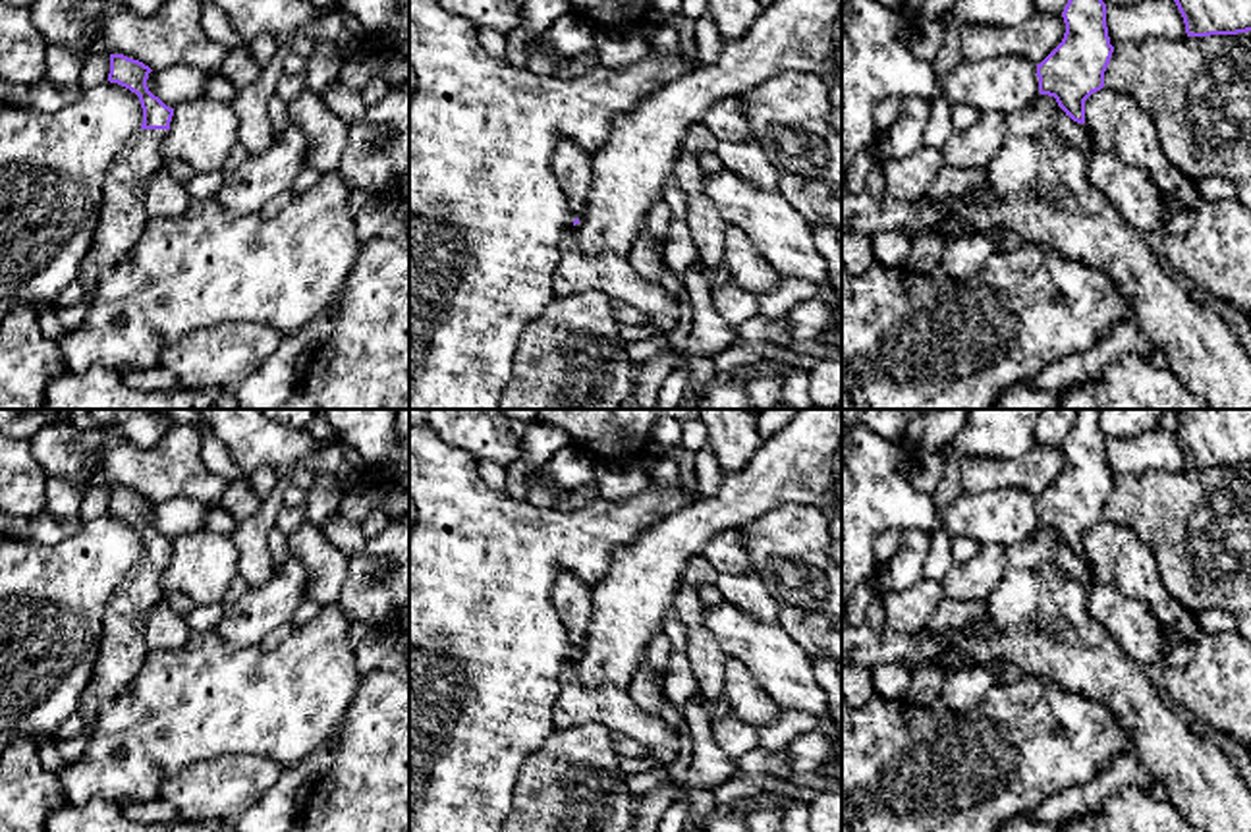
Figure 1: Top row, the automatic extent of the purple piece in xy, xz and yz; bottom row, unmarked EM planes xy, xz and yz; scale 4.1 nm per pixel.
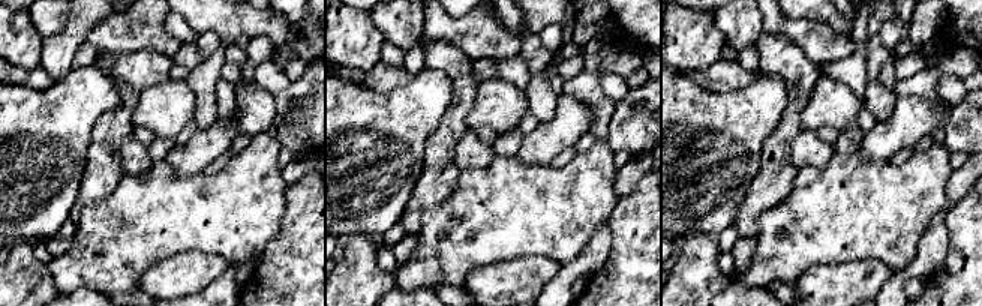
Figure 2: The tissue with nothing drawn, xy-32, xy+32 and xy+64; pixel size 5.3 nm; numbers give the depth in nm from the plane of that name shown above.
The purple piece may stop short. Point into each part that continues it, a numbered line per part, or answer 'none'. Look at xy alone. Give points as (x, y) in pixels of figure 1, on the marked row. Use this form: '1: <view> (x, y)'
1: xy (122, 221)

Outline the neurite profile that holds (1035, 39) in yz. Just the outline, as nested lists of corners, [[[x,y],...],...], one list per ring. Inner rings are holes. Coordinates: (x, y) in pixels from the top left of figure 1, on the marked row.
[[[1035,14],[1019,27],[965,25],[959,37],[961,60],[1023,56],[1041,64],[1064,39],[1062,14]]]

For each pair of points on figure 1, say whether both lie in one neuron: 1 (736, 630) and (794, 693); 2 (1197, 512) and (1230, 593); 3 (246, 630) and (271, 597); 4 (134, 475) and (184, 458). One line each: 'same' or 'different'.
1: same
2: same
3: same
4: same

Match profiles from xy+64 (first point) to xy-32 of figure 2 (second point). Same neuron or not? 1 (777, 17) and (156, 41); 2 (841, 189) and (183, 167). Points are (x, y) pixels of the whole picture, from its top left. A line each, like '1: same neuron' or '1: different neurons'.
1: same neuron
2: different neurons

